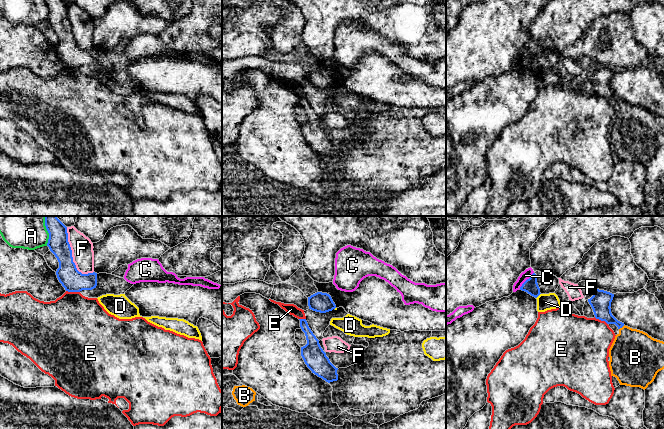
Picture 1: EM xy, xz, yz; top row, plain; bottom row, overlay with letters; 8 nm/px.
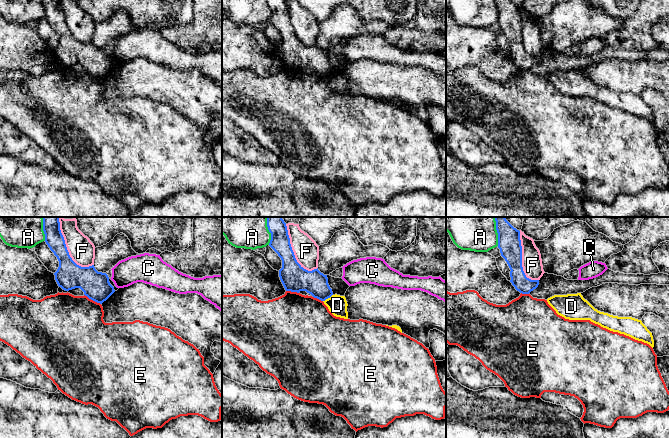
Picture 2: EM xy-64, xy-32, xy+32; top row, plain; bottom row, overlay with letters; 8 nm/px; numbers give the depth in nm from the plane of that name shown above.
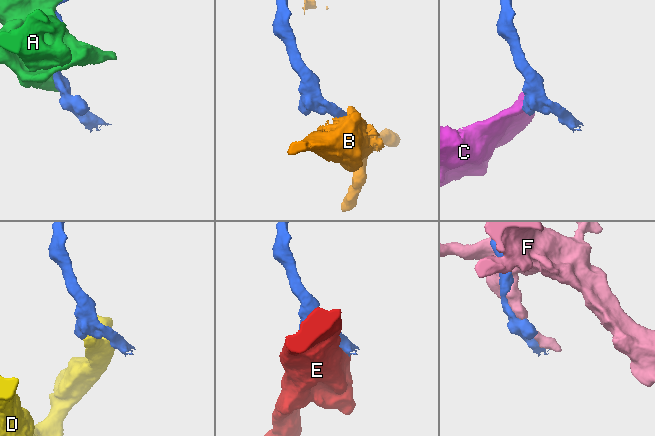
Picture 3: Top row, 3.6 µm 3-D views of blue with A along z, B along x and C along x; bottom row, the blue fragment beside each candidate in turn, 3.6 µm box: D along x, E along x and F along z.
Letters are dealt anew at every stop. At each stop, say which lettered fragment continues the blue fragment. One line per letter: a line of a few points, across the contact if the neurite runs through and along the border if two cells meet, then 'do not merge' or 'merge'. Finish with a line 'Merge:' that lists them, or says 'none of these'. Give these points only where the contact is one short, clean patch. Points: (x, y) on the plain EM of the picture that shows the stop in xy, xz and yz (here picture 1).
A: do not merge
B: yz (601, 79), (601, 84), (621, 103), (634, 131) | merge
C: yz (533, 48), (519, 64) | do not merge
D: yz (540, 69), (536, 74) | do not merge
E: do not merge
F: do not merge
Merge: B

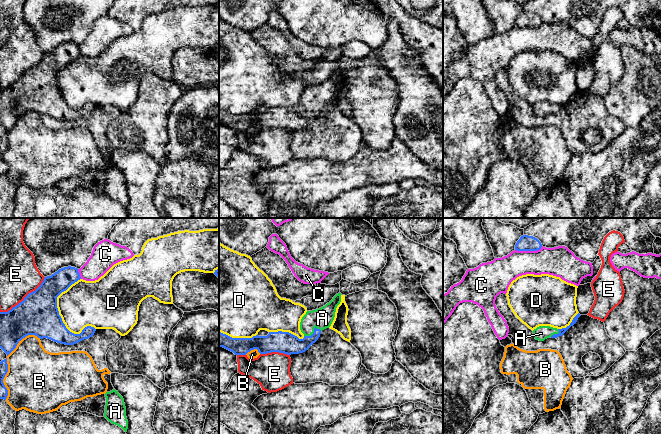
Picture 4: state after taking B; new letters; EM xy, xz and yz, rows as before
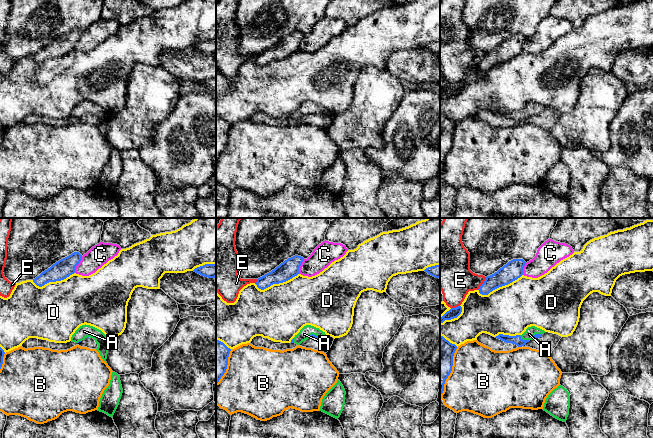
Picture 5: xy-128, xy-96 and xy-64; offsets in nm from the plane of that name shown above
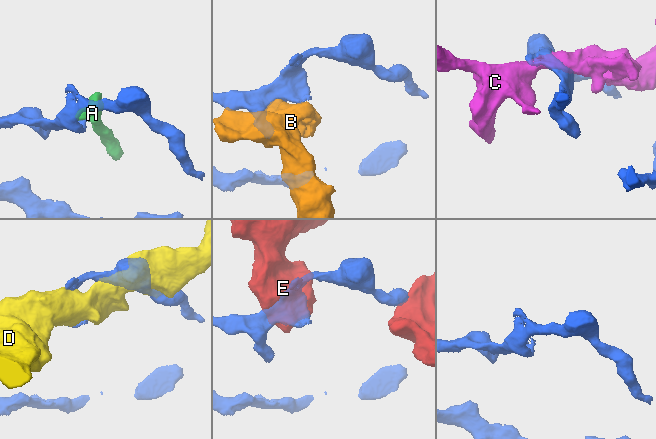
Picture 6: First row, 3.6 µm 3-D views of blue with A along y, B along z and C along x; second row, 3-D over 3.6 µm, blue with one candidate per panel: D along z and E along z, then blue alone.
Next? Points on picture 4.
A: xz (285, 118), (303, 118), (314, 107), (314, 102), (322, 94) | merge
B: do not merge
C: do not merge
D: do not merge
E: do not merge
Merge: A

